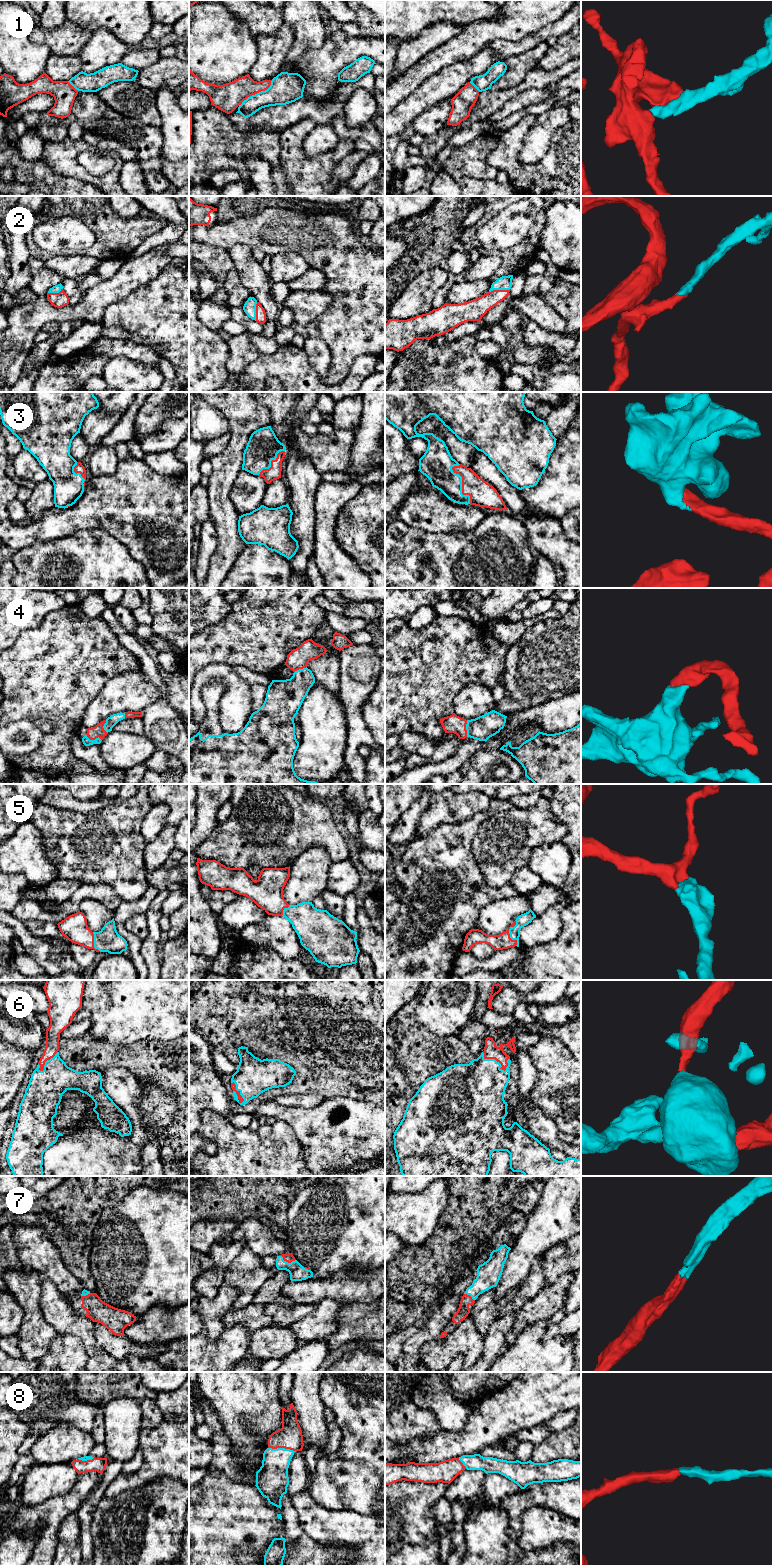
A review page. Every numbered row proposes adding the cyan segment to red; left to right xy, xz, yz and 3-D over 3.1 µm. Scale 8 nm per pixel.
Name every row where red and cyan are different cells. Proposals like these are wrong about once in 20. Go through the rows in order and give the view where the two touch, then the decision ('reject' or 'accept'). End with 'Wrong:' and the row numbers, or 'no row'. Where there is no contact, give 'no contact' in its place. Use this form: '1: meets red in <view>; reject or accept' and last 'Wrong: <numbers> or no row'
1: meets red in xz; accept
2: meets red in yz; accept
3: meets red in yz; accept
4: meets red in xy; accept
5: meets red in yz; accept
6: meets red in yz; accept
7: meets red in xz; accept
8: meets red in xz; accept
Wrong: no row

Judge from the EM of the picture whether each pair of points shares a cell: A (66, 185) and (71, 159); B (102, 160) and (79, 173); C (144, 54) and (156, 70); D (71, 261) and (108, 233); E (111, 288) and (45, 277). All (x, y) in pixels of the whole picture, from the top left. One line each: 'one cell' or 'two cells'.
A: two cells
B: two cells
C: two cells
D: two cells
E: two cells

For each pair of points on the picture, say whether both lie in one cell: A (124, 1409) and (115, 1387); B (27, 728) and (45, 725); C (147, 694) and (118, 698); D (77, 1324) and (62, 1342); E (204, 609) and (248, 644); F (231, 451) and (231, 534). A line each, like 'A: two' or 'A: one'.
A: two
B: two
C: one
D: two
E: two
F: one

